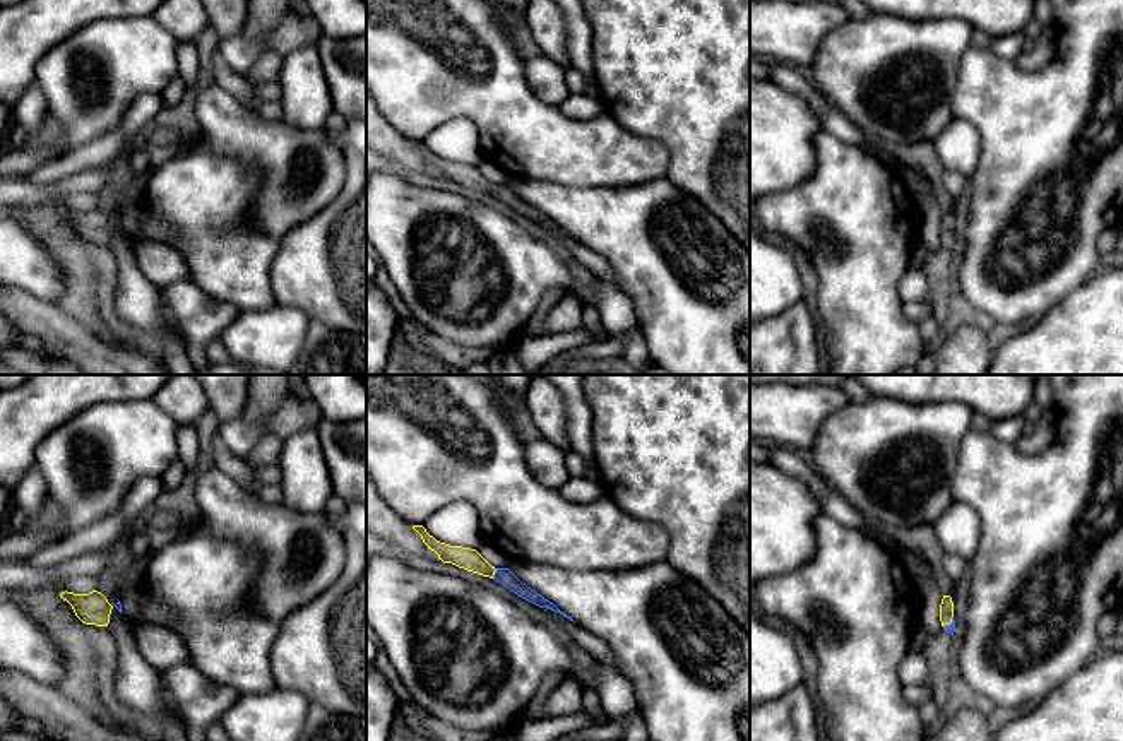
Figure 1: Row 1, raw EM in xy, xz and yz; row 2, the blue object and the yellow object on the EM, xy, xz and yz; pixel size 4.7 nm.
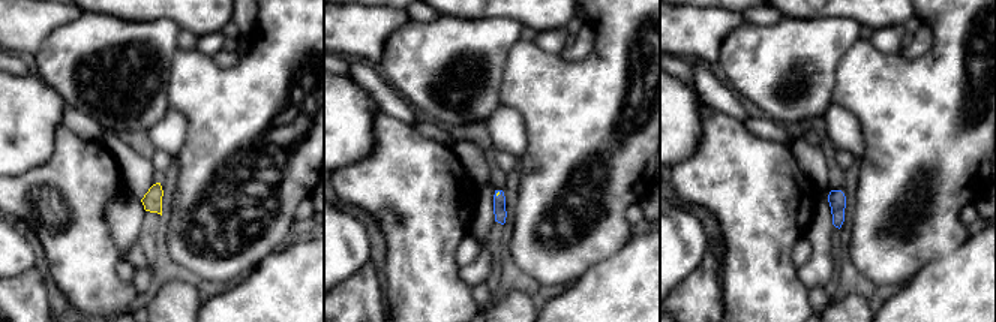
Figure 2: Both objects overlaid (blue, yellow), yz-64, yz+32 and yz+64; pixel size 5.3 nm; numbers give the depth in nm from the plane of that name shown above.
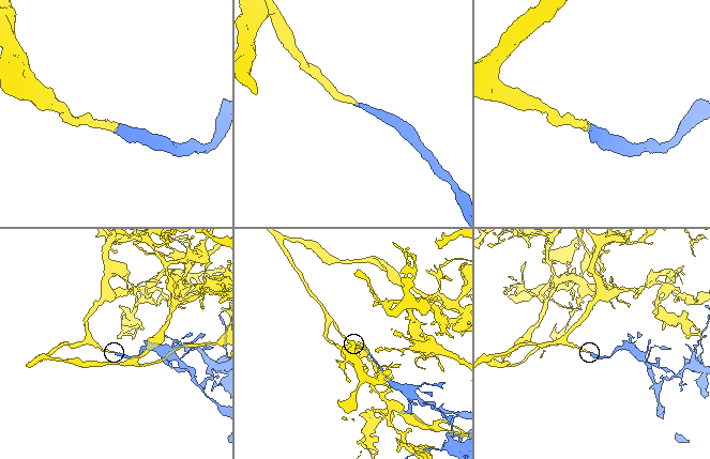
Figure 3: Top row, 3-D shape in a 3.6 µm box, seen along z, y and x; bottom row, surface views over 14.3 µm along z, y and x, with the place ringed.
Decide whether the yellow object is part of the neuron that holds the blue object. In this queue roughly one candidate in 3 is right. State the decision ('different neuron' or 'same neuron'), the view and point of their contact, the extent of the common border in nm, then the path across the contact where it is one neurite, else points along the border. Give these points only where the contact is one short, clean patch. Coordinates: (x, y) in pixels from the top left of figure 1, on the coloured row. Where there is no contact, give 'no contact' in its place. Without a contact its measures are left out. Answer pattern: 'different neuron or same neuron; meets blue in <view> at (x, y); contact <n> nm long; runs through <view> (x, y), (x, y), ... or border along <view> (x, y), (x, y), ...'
same neuron; meets blue in xz at (495, 574); contact 50 nm long; runs through xz (502, 575), (495, 574), (471, 560)

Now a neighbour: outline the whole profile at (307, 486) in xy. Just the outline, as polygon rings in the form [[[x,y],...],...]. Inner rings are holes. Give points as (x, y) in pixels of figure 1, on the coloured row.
[[[317,426],[289,435],[279,455],[282,503],[300,513],[325,512],[334,495]]]

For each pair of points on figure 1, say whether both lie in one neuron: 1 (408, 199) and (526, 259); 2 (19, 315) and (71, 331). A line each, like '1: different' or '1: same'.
1: same
2: same

